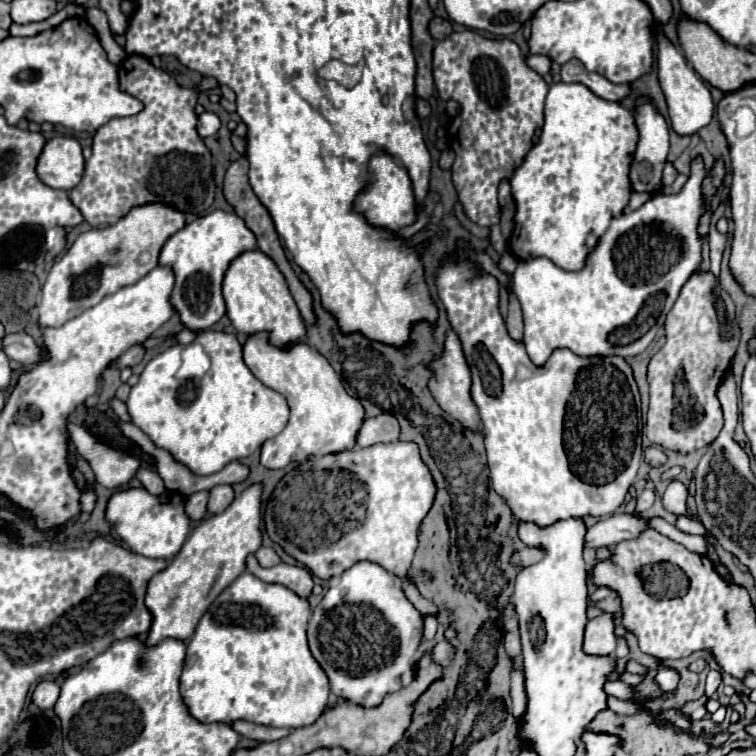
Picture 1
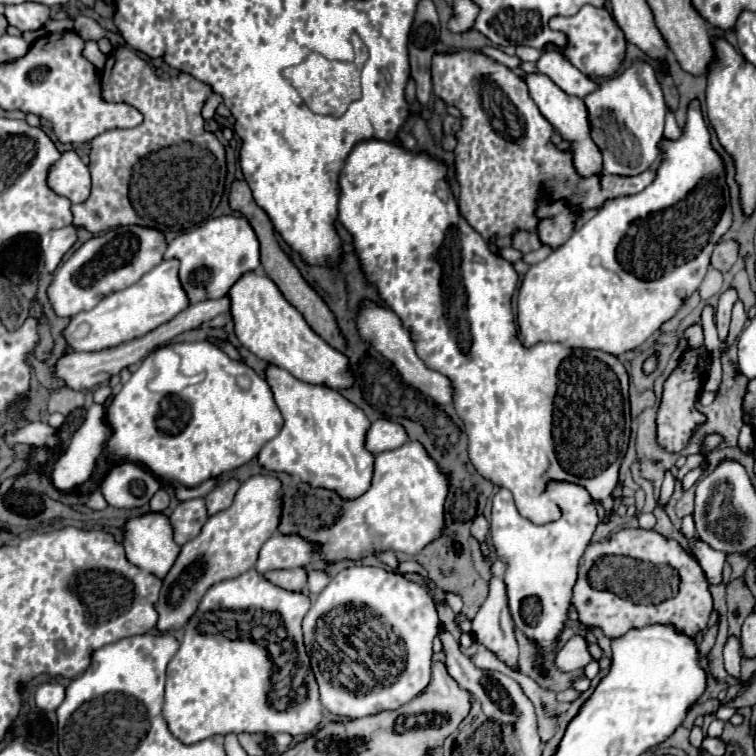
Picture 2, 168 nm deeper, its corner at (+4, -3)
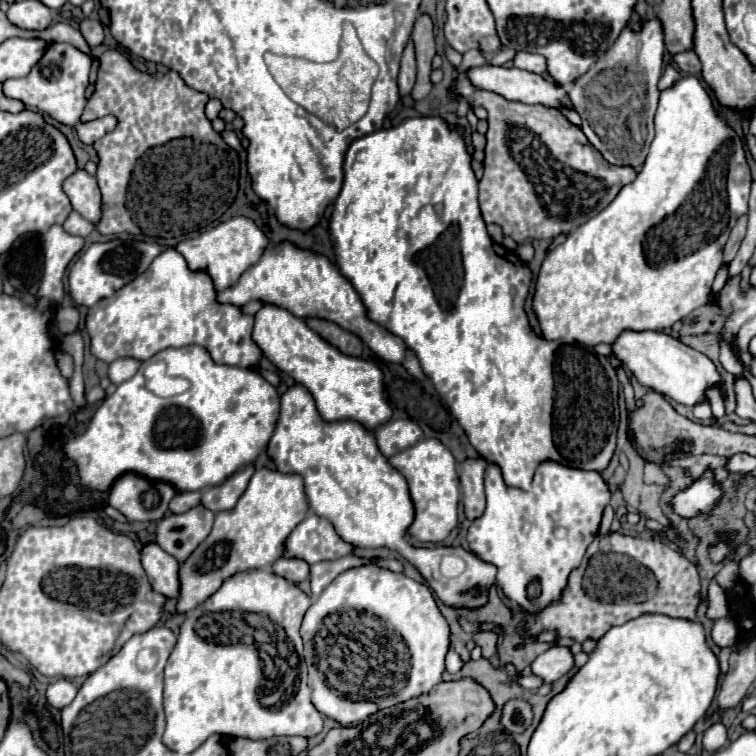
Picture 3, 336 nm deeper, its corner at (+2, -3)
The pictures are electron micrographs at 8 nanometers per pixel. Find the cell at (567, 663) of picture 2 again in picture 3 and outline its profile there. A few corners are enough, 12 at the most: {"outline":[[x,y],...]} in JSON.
{"outline":[[550,647],[530,669],[552,683],[574,669],[568,647]]}

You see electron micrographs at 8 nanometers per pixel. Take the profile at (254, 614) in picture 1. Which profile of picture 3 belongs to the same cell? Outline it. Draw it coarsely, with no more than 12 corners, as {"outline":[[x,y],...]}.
{"outline":[[270,569],[236,573],[190,611],[164,669],[164,745],[214,733],[318,735],[304,661],[262,707],[246,613],[302,659],[312,599]]}

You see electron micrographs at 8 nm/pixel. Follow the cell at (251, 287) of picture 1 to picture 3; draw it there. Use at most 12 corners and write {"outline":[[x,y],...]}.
{"outline":[[276,305],[252,337],[324,421],[390,421],[378,365]]}

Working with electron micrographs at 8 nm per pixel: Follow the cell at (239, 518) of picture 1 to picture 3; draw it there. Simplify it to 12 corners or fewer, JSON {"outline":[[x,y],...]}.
{"outline":[[262,467],[180,565],[178,613],[264,569],[306,519],[298,473]]}

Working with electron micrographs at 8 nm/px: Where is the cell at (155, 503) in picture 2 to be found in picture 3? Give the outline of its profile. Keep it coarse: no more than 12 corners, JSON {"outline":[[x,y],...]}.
{"outline":[[200,491],[178,493],[170,503],[172,513],[200,505]]}

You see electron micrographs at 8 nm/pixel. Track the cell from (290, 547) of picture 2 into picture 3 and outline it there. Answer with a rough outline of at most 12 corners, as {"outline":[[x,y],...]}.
{"outline":[[310,513],[286,539],[306,563],[332,561],[354,547],[328,519]]}

